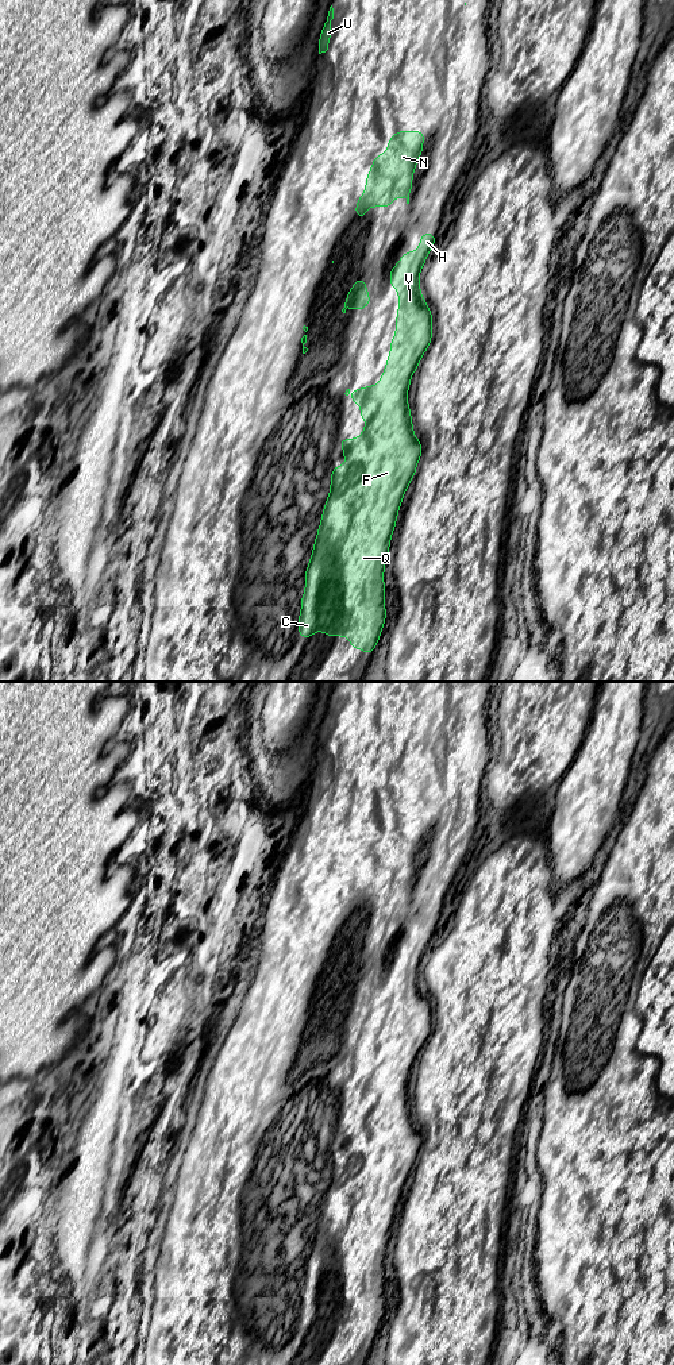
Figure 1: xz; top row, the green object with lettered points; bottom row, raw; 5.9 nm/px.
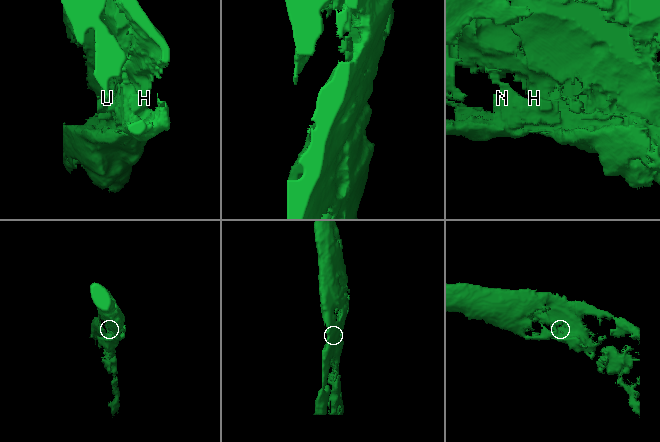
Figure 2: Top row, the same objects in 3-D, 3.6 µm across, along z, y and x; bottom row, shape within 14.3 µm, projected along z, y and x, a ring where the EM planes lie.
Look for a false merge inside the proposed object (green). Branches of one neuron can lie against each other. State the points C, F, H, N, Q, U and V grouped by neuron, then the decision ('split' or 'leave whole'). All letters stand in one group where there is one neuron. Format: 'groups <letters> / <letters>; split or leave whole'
groups C F H N Q U V; leave whole

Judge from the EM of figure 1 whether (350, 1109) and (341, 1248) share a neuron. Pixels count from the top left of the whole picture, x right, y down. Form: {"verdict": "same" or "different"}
{"verdict": "same"}

